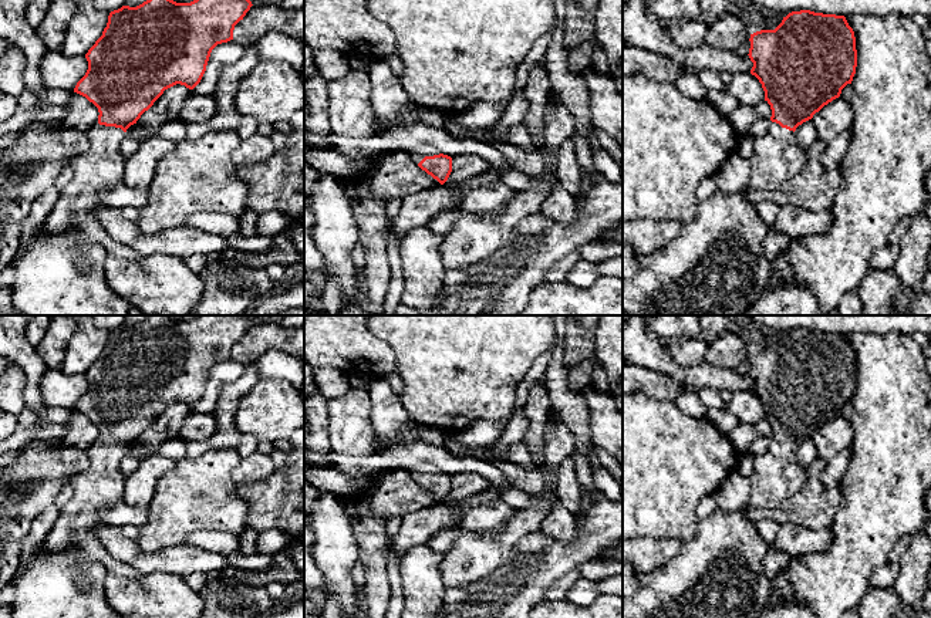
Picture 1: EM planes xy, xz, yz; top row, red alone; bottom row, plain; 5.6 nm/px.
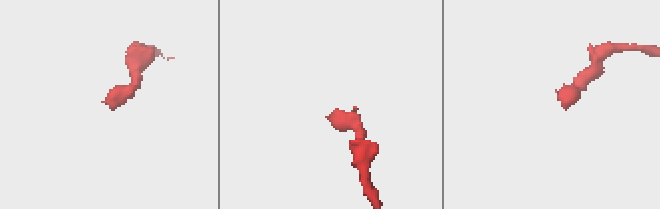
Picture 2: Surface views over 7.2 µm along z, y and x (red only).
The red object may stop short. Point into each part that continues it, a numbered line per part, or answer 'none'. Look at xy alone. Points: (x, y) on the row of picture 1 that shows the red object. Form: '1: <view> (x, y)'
1: xy (103, 164)

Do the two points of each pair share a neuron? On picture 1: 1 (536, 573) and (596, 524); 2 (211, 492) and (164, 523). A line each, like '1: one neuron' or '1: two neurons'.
1: one neuron
2: one neuron

